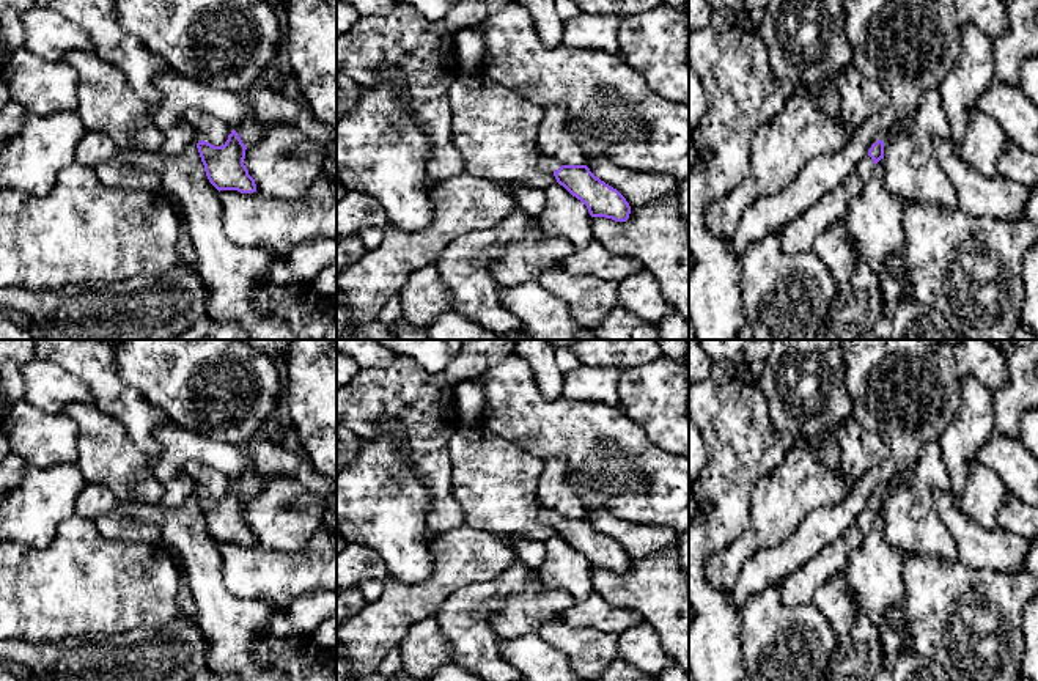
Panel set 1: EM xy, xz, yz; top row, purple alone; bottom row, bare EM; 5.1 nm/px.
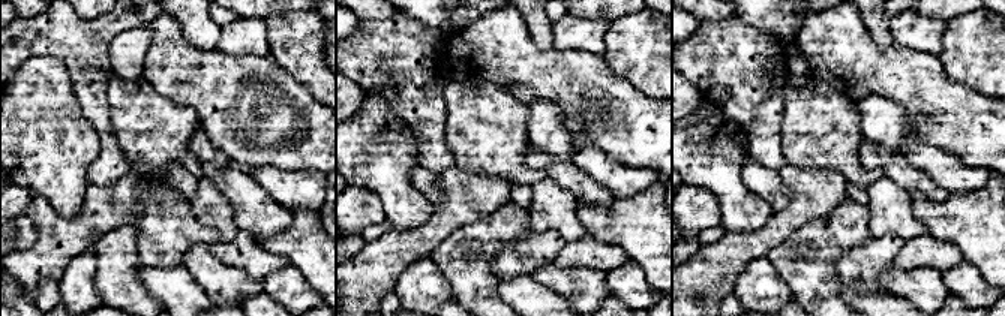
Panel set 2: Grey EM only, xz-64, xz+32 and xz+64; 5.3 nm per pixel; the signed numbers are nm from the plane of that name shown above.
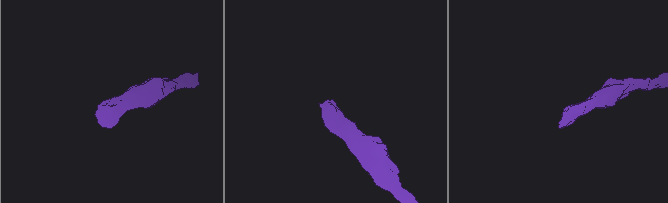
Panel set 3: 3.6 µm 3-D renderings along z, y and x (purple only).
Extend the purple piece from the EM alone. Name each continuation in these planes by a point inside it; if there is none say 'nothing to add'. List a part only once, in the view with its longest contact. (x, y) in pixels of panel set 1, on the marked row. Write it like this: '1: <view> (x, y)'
1: yz (798, 236)

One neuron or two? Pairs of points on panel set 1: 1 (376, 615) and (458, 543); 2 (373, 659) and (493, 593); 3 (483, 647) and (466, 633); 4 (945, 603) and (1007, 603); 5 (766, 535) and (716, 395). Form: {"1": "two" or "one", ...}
{"1": "one", "2": "two", "3": "one", "4": "one", "5": "two"}

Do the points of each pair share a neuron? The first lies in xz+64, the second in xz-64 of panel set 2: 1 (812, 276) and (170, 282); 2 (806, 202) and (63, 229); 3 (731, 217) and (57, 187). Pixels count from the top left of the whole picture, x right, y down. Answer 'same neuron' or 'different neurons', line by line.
1: different neurons
2: same neuron
3: same neuron

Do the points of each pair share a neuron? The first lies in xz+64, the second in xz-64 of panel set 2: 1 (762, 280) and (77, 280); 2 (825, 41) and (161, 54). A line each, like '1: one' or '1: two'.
1: one
2: one

